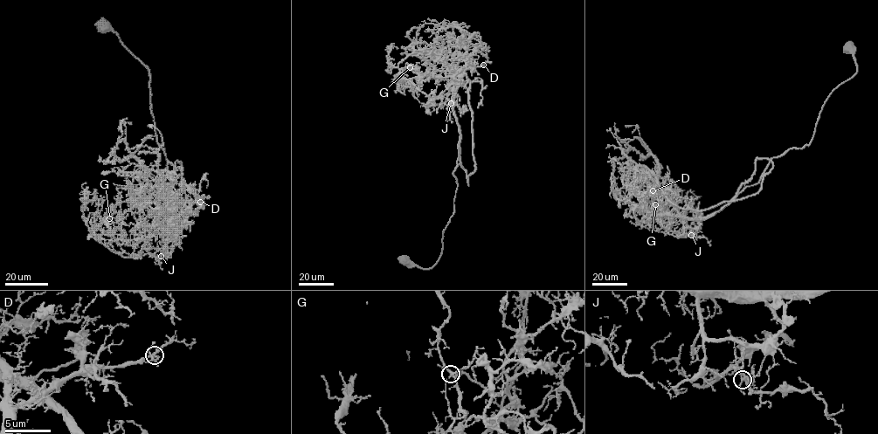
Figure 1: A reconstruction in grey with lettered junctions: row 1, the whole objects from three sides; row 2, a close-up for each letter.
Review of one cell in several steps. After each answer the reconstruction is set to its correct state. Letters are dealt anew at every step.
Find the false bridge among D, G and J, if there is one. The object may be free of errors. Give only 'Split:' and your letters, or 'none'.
Split: J

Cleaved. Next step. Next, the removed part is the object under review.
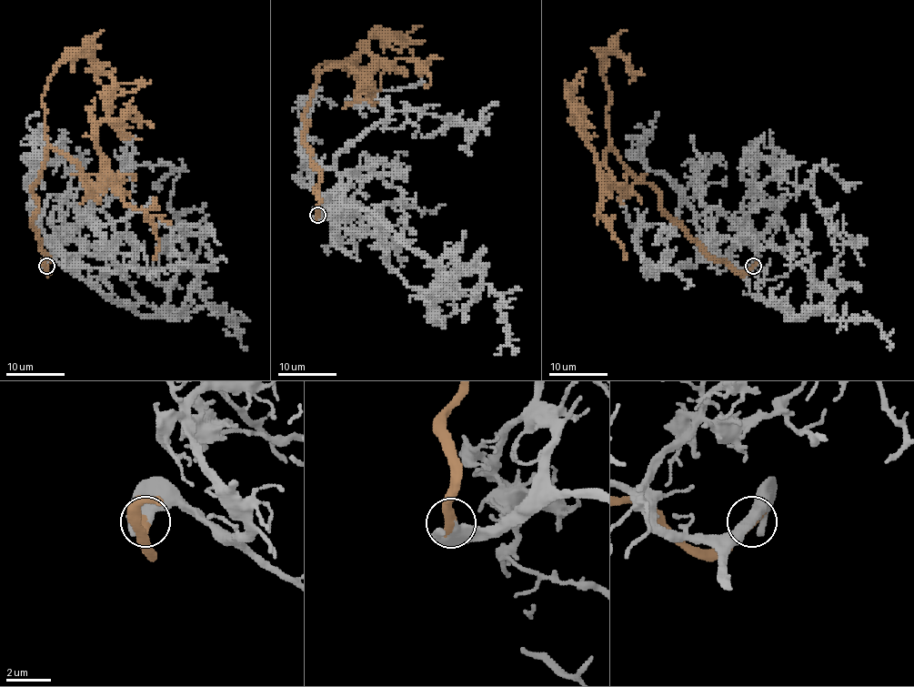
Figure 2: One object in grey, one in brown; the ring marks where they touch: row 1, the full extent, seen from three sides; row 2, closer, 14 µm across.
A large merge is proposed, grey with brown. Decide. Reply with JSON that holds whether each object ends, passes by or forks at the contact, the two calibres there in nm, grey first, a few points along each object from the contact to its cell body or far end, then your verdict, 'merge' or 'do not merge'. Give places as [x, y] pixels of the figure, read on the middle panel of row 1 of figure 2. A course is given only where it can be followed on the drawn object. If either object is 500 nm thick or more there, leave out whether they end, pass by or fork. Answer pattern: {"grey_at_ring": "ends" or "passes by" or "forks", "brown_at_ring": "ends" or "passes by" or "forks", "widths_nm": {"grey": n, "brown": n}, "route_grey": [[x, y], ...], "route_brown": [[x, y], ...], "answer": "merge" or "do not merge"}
{"grey_at_ring": "ends", "brown_at_ring": "ends", "widths_nm": {"grey": 400, "brown": 460}, "route_grey": [[318, 215], [371, 210], [440, 271], [434, 304], [448, 295], [443, 273], [455, 278], [431, 302], [429, 323]], "route_brown": [[318, 215], [321, 173], [304, 139], [316, 76], [346, 65], [365, 74], [372, 59], [368, 40], [422, 26]], "answer": "merge"}

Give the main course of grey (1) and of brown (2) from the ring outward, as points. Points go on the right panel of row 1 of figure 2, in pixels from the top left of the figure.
1: (753, 266), (748, 290), (800, 316), (842, 251), (811, 179), (820, 166), (844, 184), (861, 184)
2: (753, 266), (736, 273), (712, 258), (609, 148), (609, 185), (573, 116), (566, 81)

